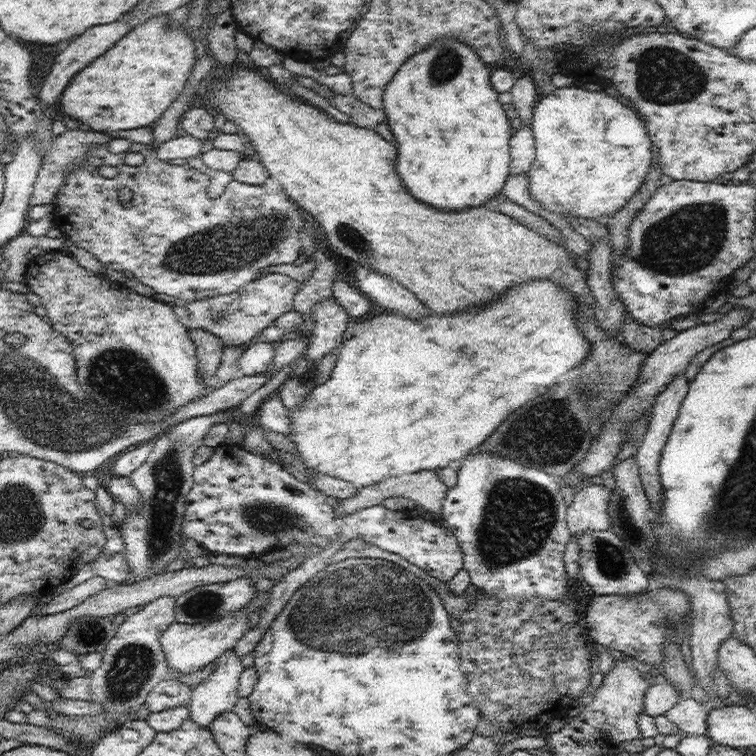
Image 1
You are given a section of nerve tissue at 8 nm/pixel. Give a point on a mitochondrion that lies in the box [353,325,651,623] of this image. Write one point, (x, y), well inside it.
(519, 515)

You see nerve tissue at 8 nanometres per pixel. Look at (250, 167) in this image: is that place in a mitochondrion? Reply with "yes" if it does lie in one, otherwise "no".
no

